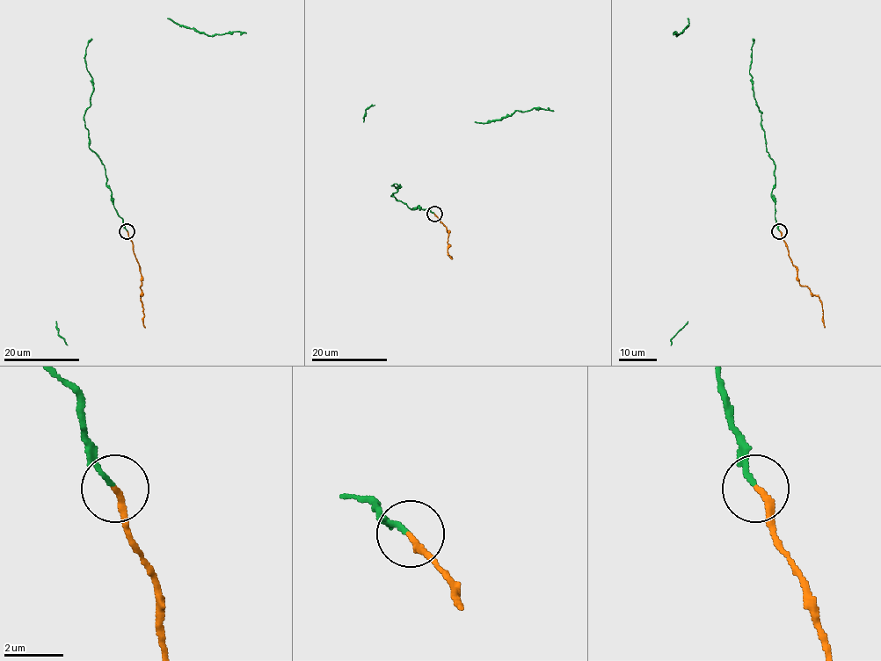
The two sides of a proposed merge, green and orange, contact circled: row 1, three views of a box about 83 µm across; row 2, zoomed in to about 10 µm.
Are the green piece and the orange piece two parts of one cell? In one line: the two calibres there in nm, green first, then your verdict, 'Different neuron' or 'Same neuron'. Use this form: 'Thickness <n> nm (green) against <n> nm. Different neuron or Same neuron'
Thickness 160 nm (green) against 240 nm. Different neuron

